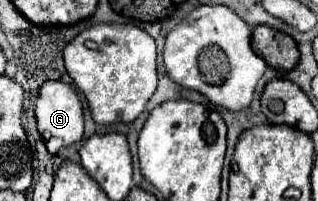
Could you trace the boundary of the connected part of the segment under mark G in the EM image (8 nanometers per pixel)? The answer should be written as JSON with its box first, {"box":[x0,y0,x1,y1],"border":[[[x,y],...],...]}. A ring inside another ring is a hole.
{"box":[36,81,84,155],"border":[[[46,81],[38,93],[36,121],[38,121],[38,131],[50,155],[58,155],[60,149],[78,143],[84,135],[84,117],[82,117],[82,103],[74,87],[62,81]]]}

